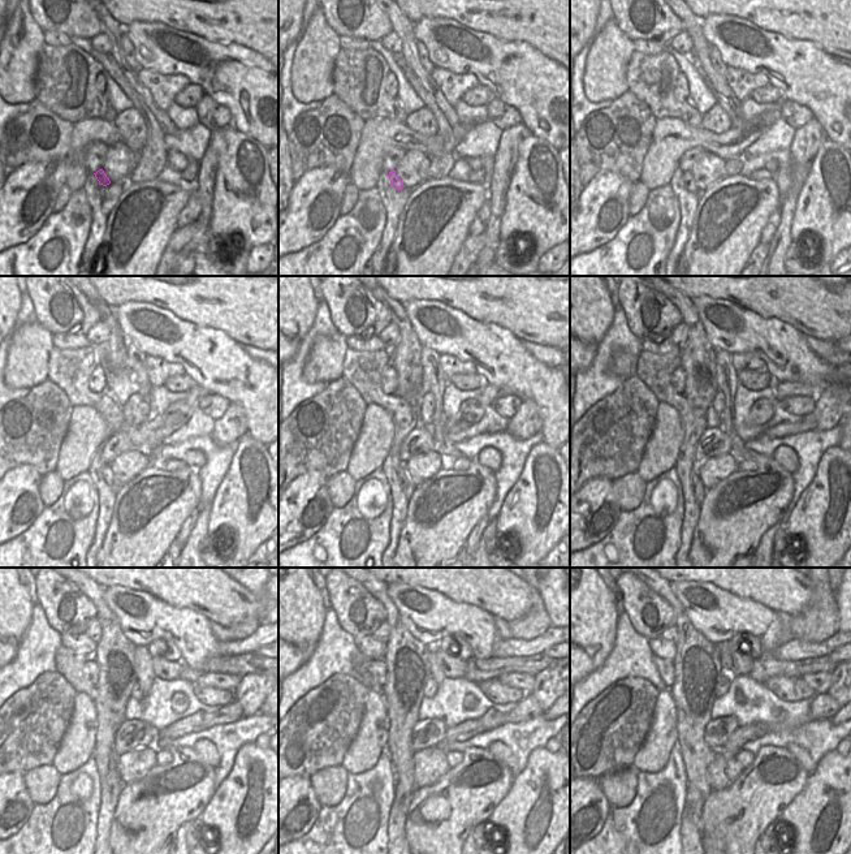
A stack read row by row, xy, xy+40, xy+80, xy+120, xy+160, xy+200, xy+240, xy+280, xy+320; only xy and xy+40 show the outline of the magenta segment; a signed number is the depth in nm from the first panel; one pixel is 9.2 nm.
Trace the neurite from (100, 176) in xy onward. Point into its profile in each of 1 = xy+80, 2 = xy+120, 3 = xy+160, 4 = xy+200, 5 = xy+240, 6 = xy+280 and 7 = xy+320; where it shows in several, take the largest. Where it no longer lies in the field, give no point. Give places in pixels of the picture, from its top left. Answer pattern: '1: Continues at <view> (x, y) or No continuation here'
1: Continues at xy+80 (688, 181)
2: Continues at xy+120 (108, 477)
3: Continues at xy+160 (407, 487)
4: Continues at xy+200 (698, 487)
5: Continues at xy+240 (113, 780)
6: Continues at xy+280 (404, 792)
7: Continues at xy+320 (692, 809).

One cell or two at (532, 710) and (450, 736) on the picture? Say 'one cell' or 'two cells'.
one cell

